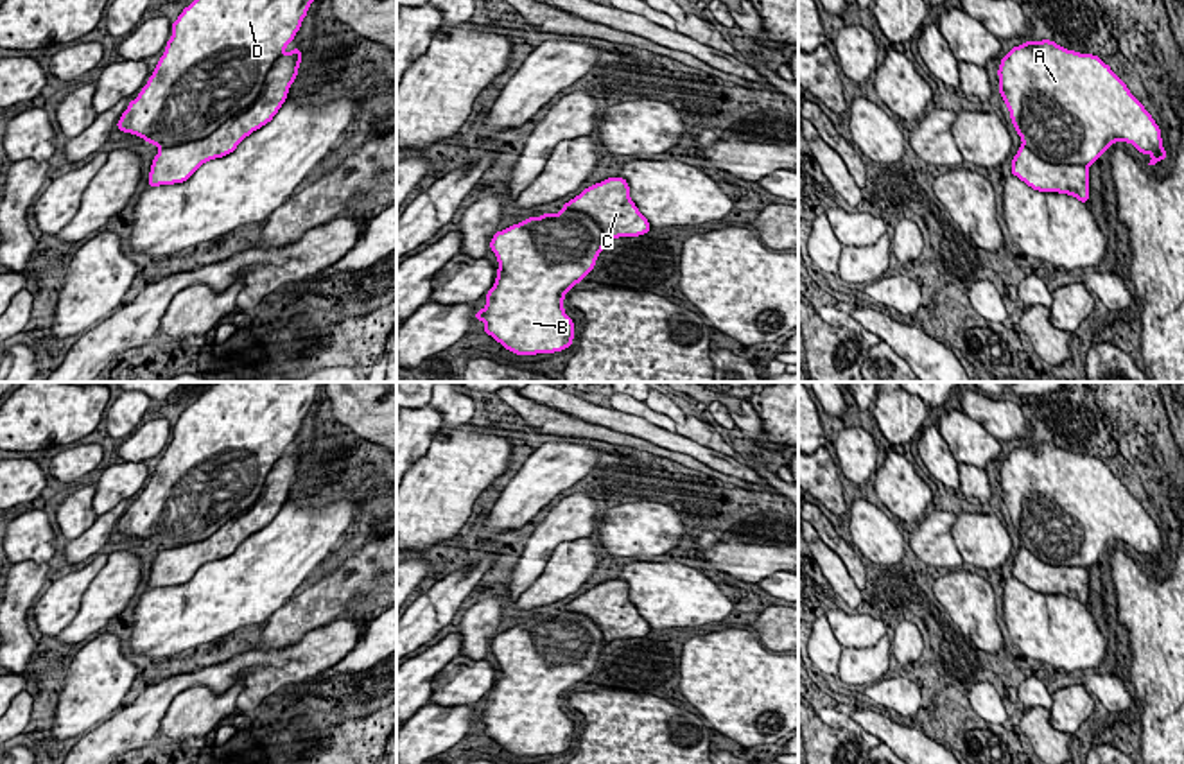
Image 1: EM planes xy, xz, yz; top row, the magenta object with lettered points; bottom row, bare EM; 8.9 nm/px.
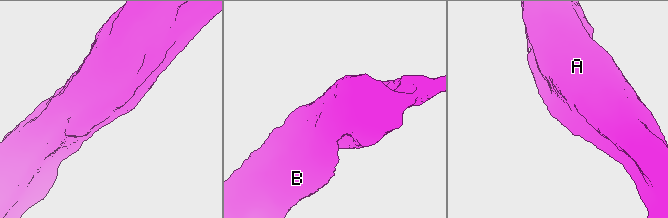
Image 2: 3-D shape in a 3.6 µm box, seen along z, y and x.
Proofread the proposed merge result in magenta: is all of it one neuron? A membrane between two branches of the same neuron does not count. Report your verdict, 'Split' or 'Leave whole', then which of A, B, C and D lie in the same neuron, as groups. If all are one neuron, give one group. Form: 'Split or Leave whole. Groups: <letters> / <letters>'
Split. Groups: A B D / C

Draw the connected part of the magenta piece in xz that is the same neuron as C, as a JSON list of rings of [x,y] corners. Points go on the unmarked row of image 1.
[[[617,577],[585,590],[563,610],[588,615],[603,629],[606,644],[646,637],[651,631],[648,621],[630,601],[628,583]]]

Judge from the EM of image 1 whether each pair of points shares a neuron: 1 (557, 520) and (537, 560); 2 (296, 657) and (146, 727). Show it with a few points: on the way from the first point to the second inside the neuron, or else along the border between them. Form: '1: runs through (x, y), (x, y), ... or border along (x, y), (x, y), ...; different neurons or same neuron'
1: runs through (553, 529), (537, 551); same neuron
2: runs through (255, 668), (173, 685); same neuron

